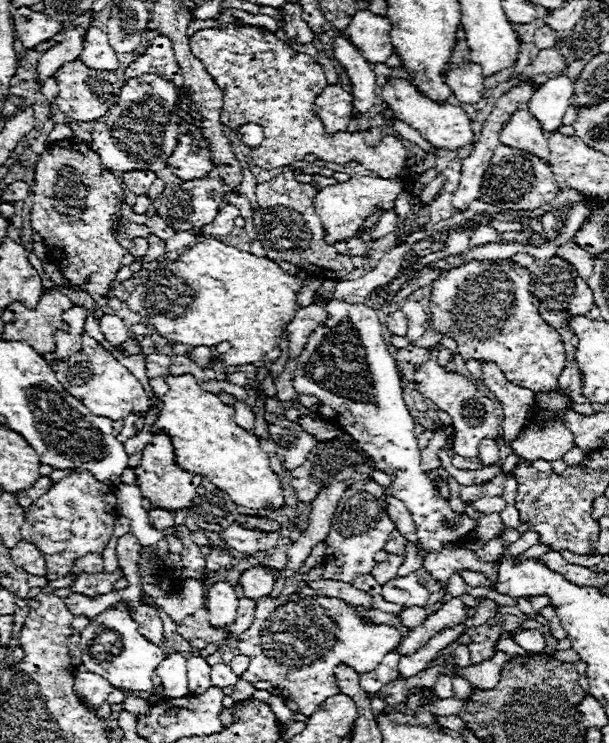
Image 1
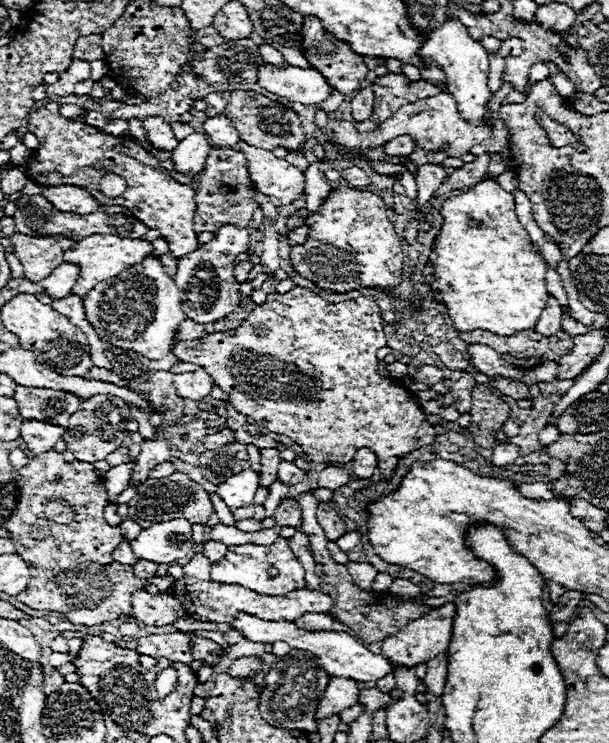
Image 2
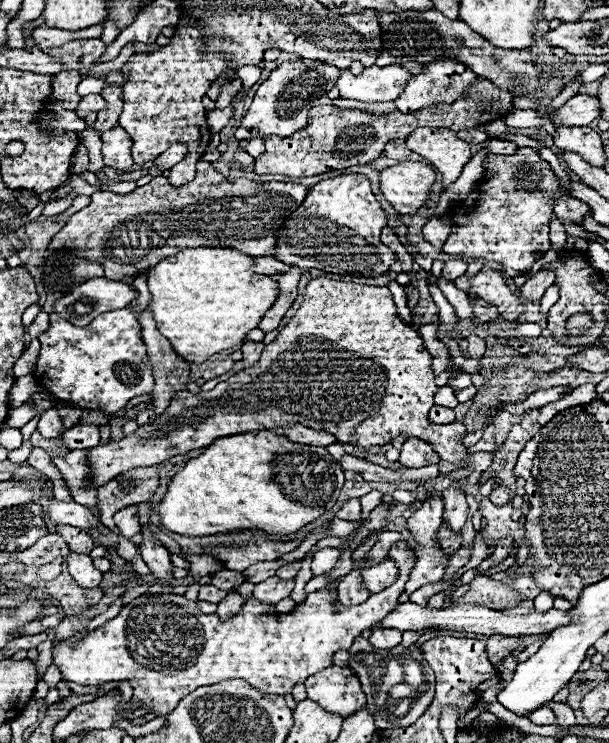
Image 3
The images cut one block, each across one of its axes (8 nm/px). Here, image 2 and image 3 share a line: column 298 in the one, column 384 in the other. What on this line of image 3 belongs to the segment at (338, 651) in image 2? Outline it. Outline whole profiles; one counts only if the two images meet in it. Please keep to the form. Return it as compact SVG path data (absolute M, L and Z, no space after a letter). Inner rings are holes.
M378 628L372 632L372 636L368 638L370 644L374 648L384 648L384 650L390 650L390 648L396 648L400 646L402 642L402 632L396 630L396 628Z

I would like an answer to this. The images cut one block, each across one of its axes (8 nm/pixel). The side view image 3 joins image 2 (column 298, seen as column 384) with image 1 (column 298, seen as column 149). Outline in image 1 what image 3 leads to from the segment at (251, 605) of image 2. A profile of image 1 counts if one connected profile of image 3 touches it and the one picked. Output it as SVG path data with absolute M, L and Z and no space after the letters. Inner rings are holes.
M282 594L278 598L260 598L256 602L256 614L252 626L238 638L236 648L240 654L250 658L250 668L242 674L248 682L270 682L280 684L292 694L292 700L298 704L300 714L310 716L314 714L320 704L338 694L338 684L334 678L334 668L338 664L350 664L350 668L358 670L360 674L374 670L384 654L392 652L400 642L400 632L394 626L364 626L356 616L354 608L348 608L340 598L326 598L326 596L304 596L304 594Z

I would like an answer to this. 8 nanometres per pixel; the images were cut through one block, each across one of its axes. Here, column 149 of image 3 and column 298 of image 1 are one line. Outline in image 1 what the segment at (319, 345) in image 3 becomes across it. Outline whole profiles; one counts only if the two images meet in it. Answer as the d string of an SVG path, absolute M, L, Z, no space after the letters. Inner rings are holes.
M268 398L264 418L268 422L270 440L276 444L276 454L282 456L284 468L294 470L308 458L310 450L316 446L316 438L304 432L300 424L278 418L278 414L284 414L282 402L278 398Z

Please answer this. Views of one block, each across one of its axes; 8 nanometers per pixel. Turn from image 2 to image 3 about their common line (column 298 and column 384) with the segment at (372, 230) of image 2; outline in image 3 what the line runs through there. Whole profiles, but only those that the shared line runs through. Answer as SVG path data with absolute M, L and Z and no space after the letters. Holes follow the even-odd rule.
M346 174L314 184L300 204L284 222L274 258L298 268L318 268L330 274L360 274L378 278L390 272L396 254L380 242L380 230L388 226L386 212L372 194L370 180L362 174Z

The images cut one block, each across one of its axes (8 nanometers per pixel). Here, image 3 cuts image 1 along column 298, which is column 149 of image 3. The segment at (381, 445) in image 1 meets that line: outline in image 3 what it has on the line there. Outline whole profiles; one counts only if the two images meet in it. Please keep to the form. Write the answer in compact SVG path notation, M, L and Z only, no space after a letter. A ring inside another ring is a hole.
M128 308L100 314L88 326L74 326L52 314L50 328L38 340L42 350L34 380L60 400L72 402L78 408L116 414L132 398L152 392L152 364L140 338L140 324Z

